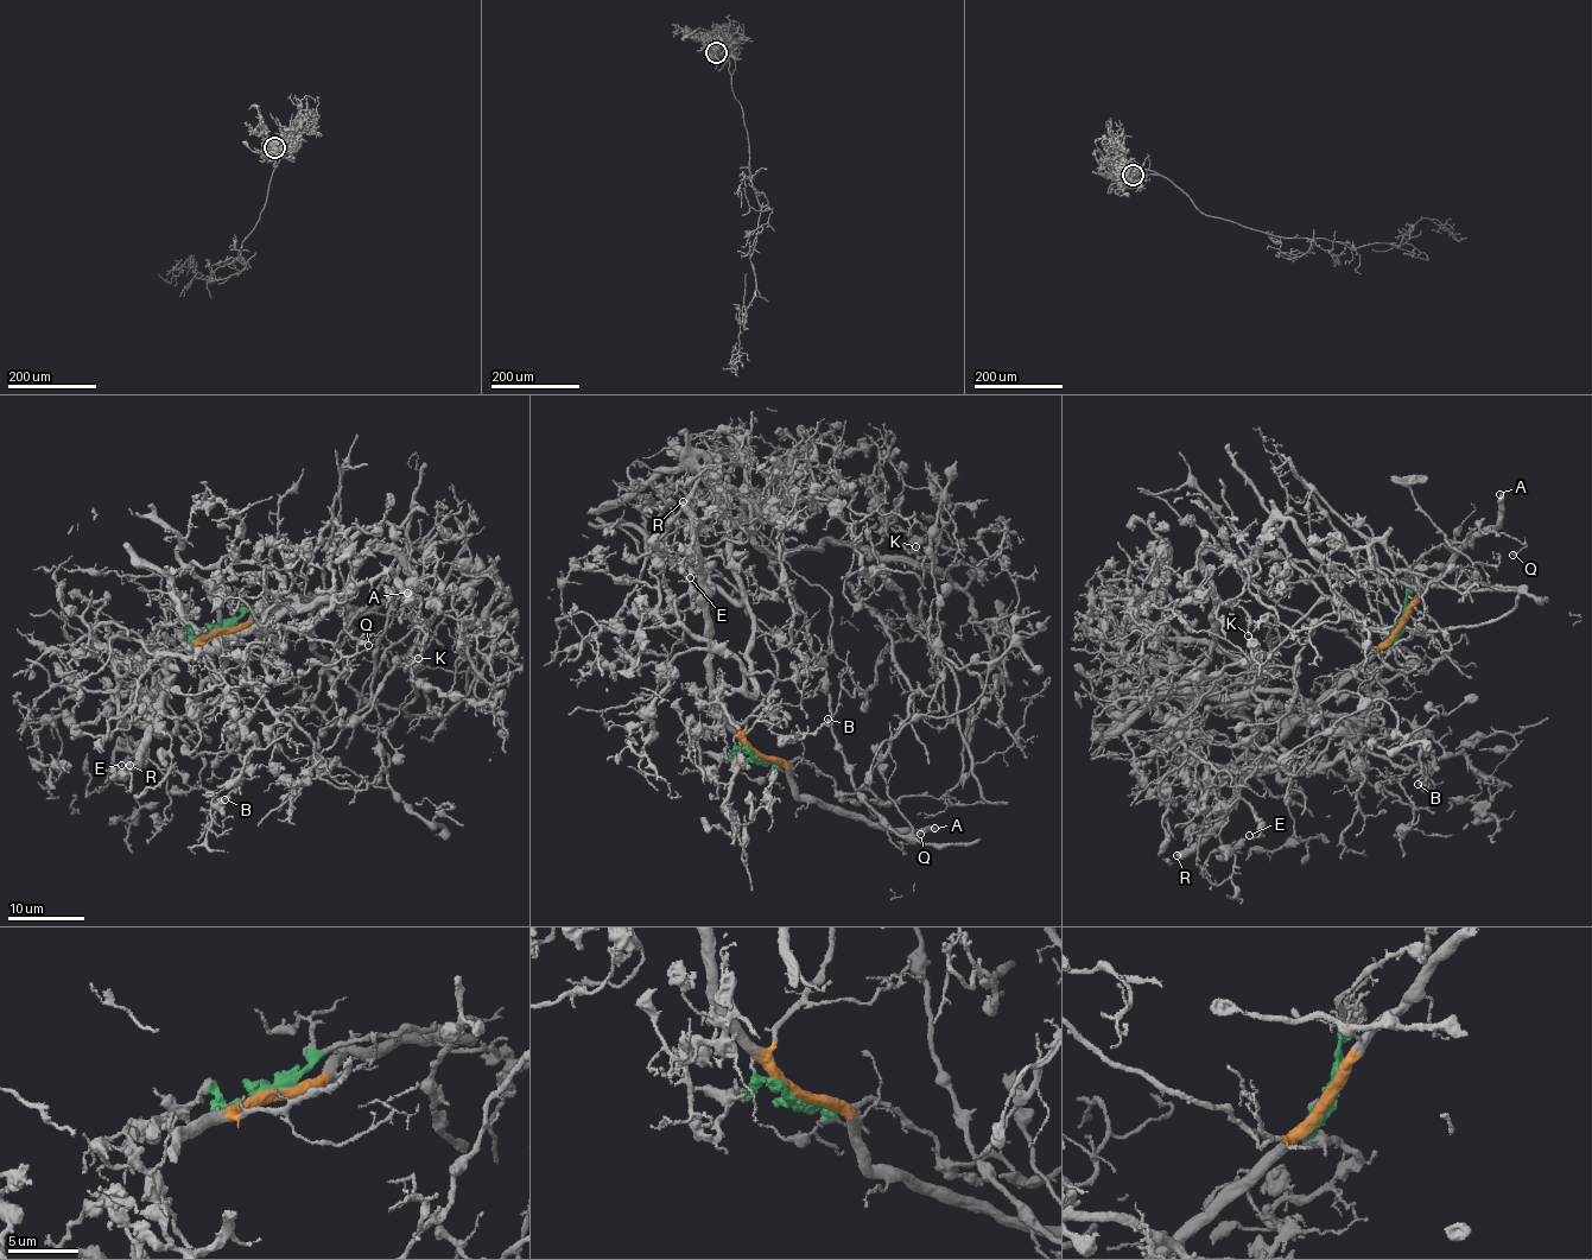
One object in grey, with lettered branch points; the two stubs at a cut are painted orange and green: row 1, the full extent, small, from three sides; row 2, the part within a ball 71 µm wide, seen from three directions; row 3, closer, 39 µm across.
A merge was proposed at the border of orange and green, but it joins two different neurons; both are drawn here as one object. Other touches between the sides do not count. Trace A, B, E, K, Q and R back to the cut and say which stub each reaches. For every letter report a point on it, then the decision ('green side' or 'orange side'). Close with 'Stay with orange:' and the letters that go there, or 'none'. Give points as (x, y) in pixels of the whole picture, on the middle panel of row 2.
A: at (934, 828); orange side
B: at (828, 719); green side
E: at (690, 577); green side
K: at (915, 546); green side
Q: at (920, 834); orange side
R: at (683, 501); orange side
Stay with orange: A, Q, R

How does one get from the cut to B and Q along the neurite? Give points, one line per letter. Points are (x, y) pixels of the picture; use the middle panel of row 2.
B: (758, 754), (727, 754), (709, 779), (698, 729), (724, 714), (766, 715), (793, 740), (829, 717)
Q: (758, 754), (784, 761), (798, 795), (817, 797), (828, 805), (877, 822), (901, 852), (902, 843), (921, 833)

